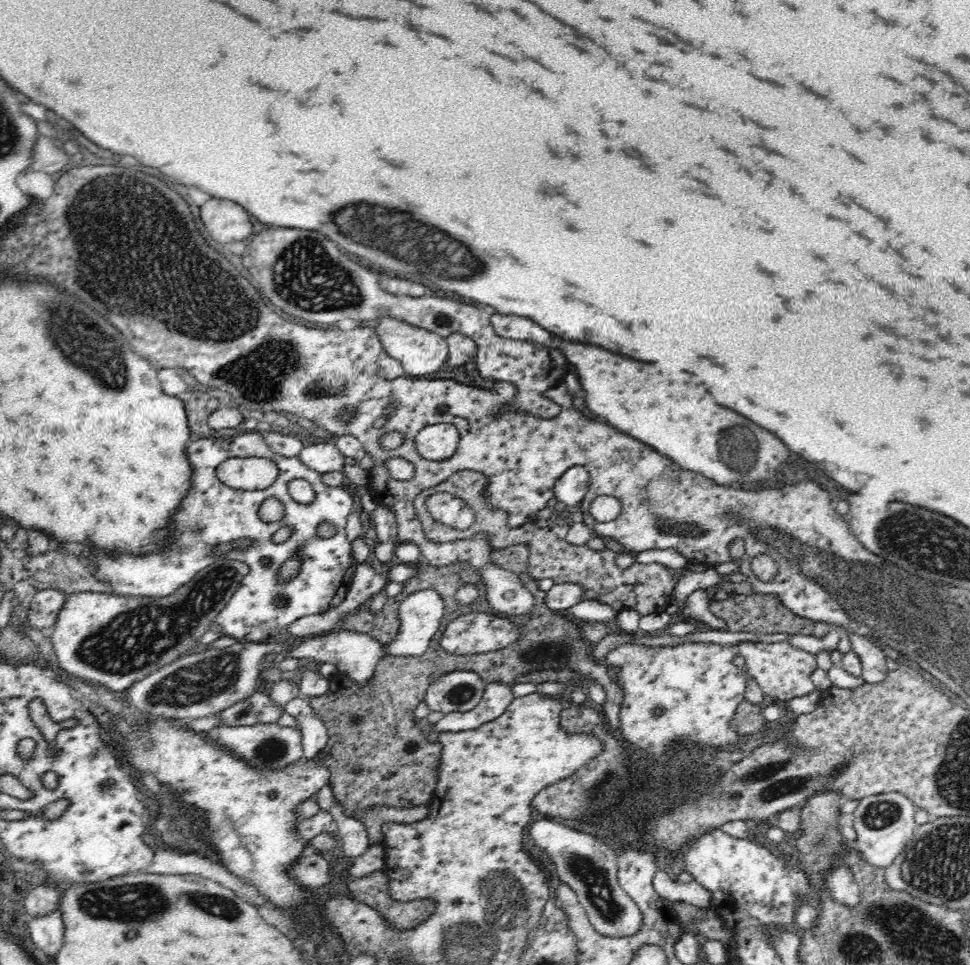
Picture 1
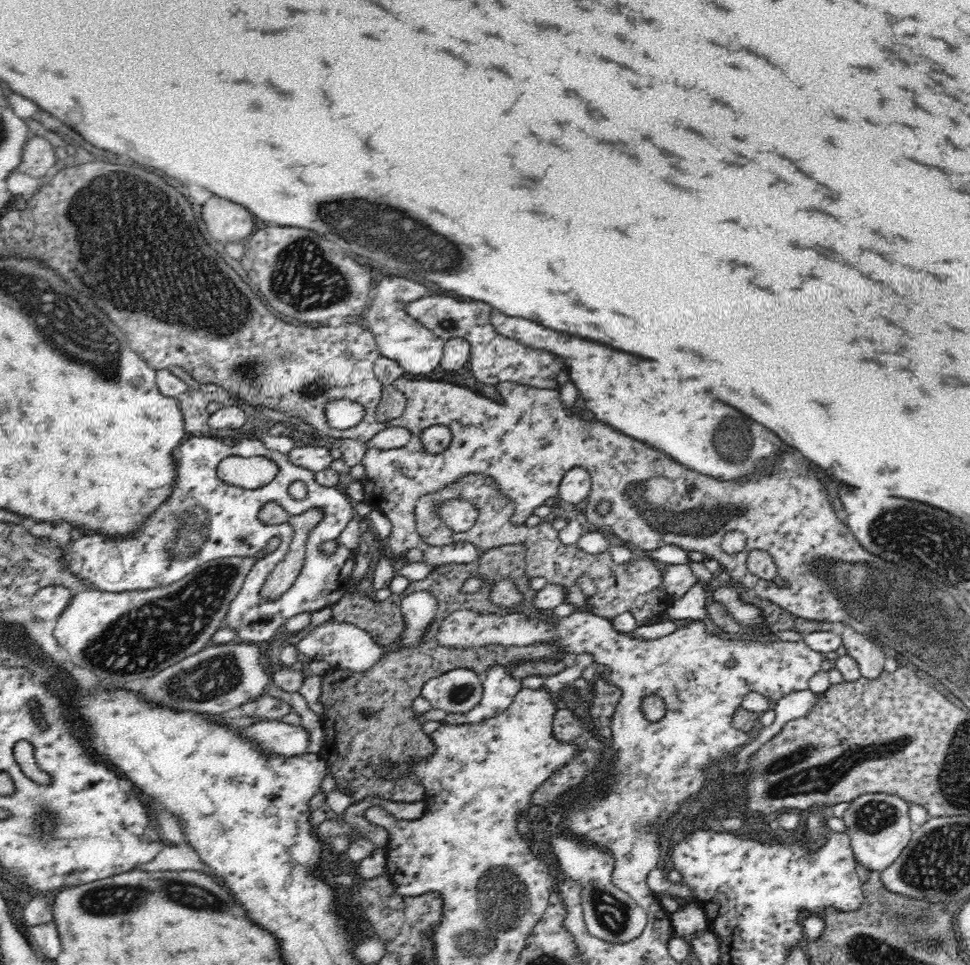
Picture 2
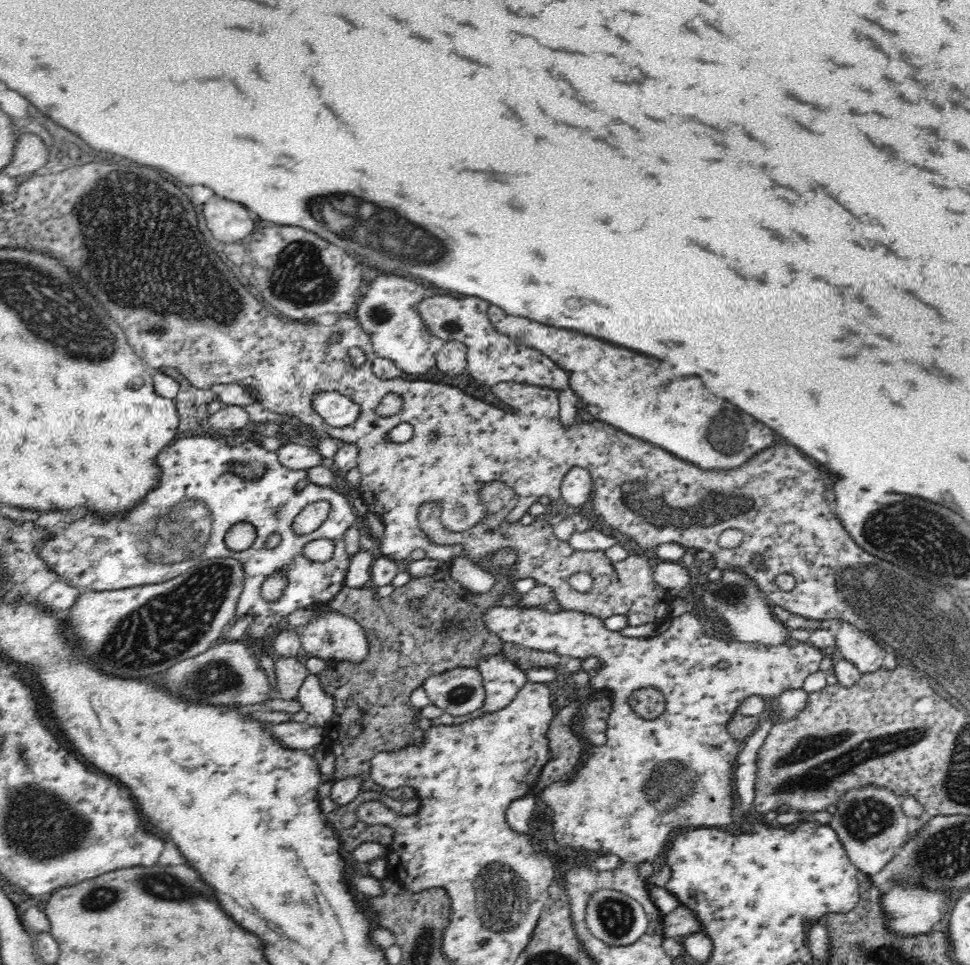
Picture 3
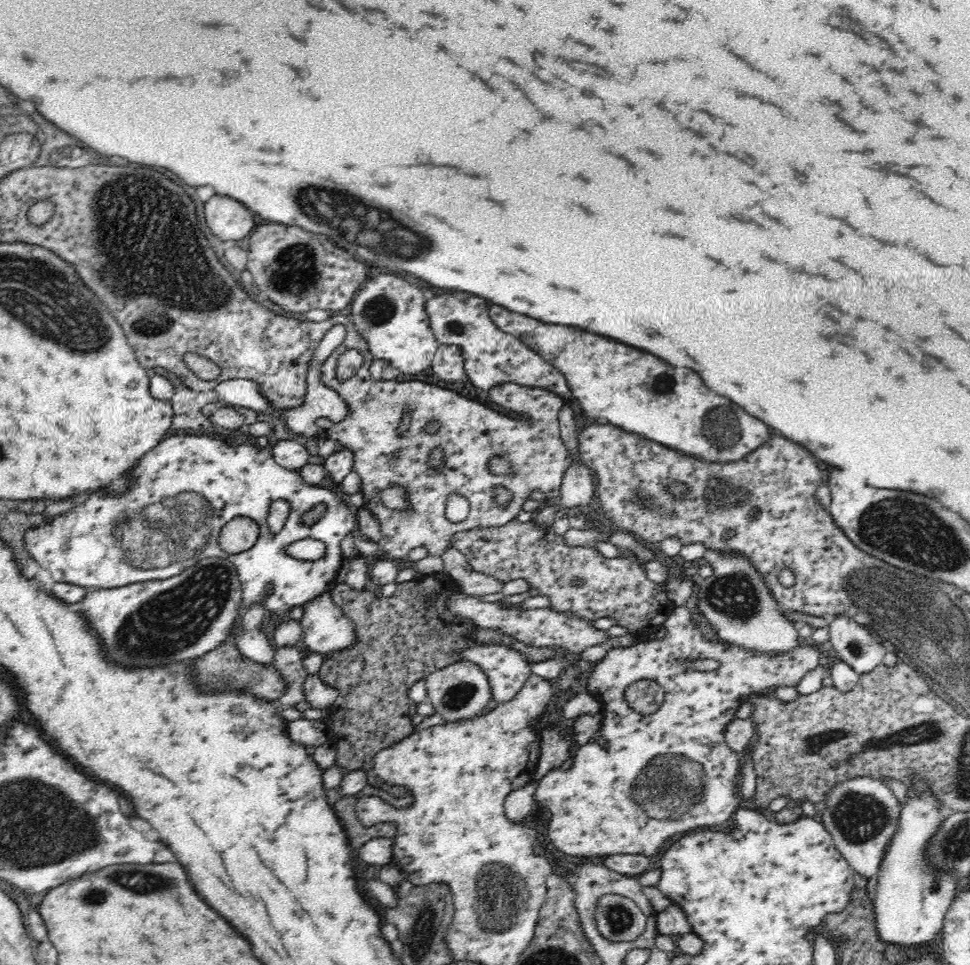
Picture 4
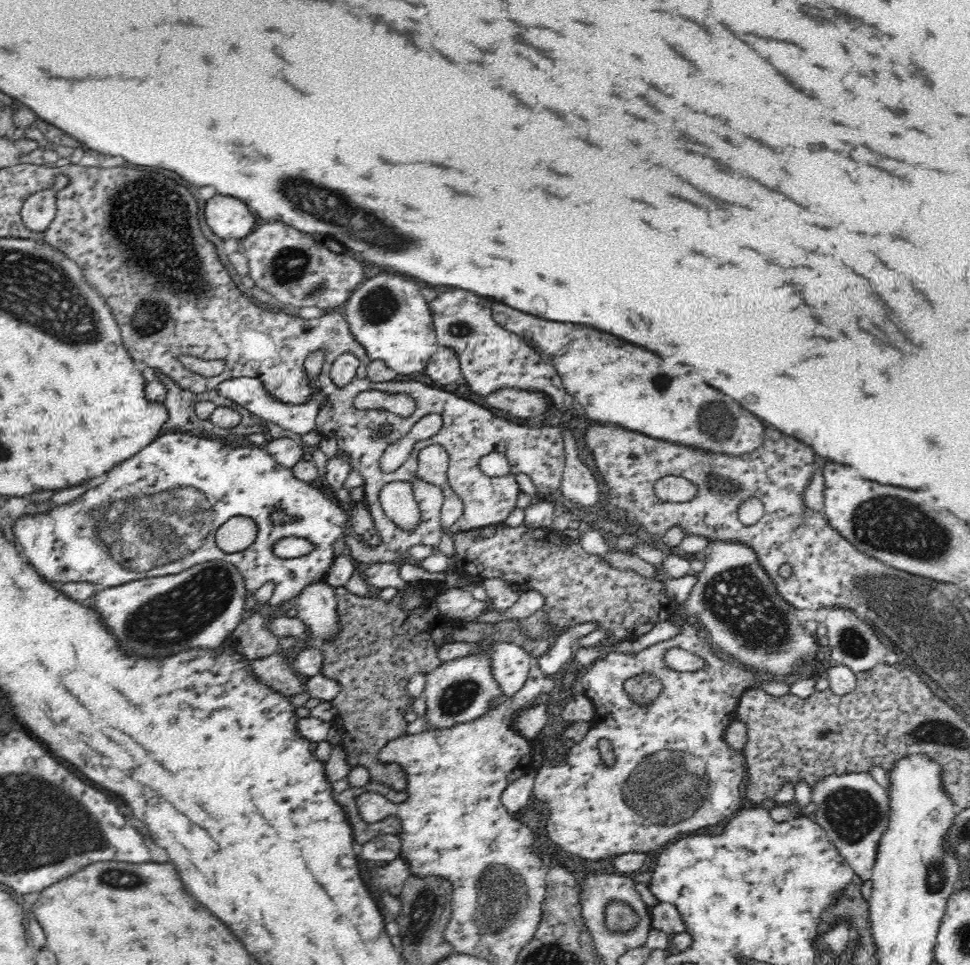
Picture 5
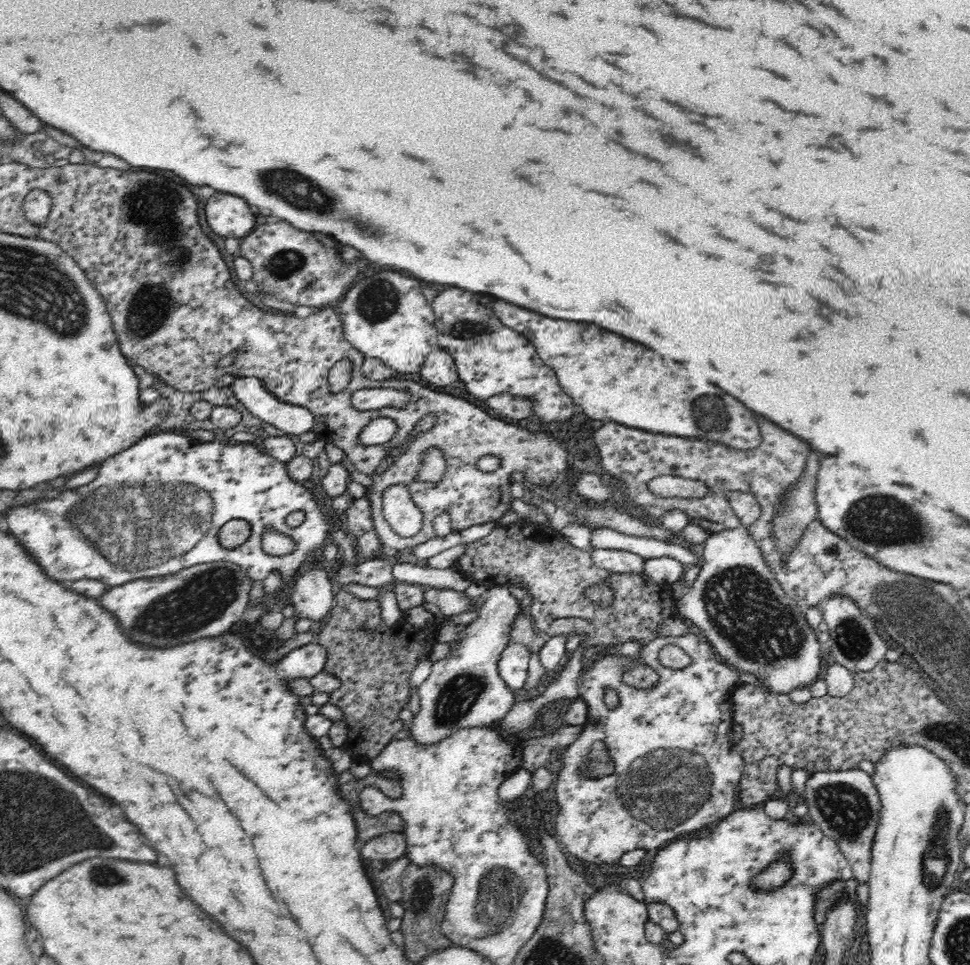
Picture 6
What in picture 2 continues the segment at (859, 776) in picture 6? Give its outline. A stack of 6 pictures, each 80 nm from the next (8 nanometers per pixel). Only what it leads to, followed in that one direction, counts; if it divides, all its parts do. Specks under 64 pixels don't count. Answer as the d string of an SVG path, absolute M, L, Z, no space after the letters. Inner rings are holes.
M866 792L848 803L848 808L840 817L843 822L840 832L850 837L854 860L869 872L880 874L900 856L913 835L908 818L908 803L899 796L884 792Z

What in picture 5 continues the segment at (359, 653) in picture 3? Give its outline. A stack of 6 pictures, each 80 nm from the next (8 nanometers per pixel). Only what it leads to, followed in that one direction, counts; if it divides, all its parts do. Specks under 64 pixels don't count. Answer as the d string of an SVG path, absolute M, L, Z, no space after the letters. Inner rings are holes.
M331 580L311 582L302 593L294 599L297 617L306 623L307 629L310 630L312 645L318 646L327 639L332 639L336 630L338 630L337 600L335 596L335 583Z

